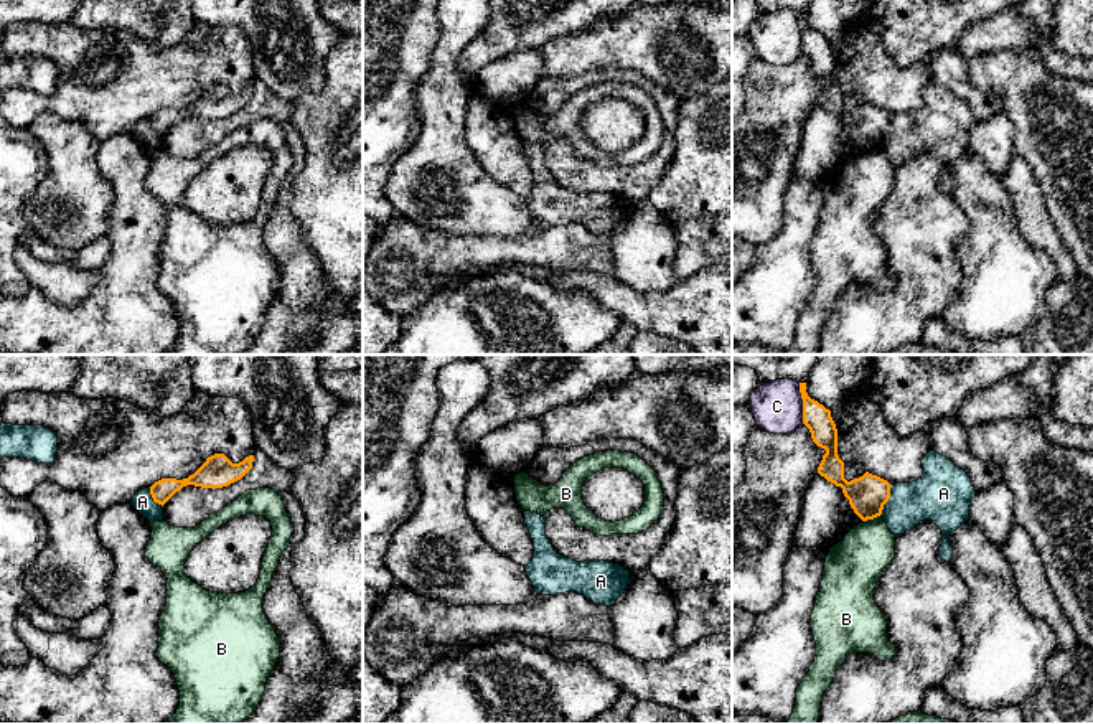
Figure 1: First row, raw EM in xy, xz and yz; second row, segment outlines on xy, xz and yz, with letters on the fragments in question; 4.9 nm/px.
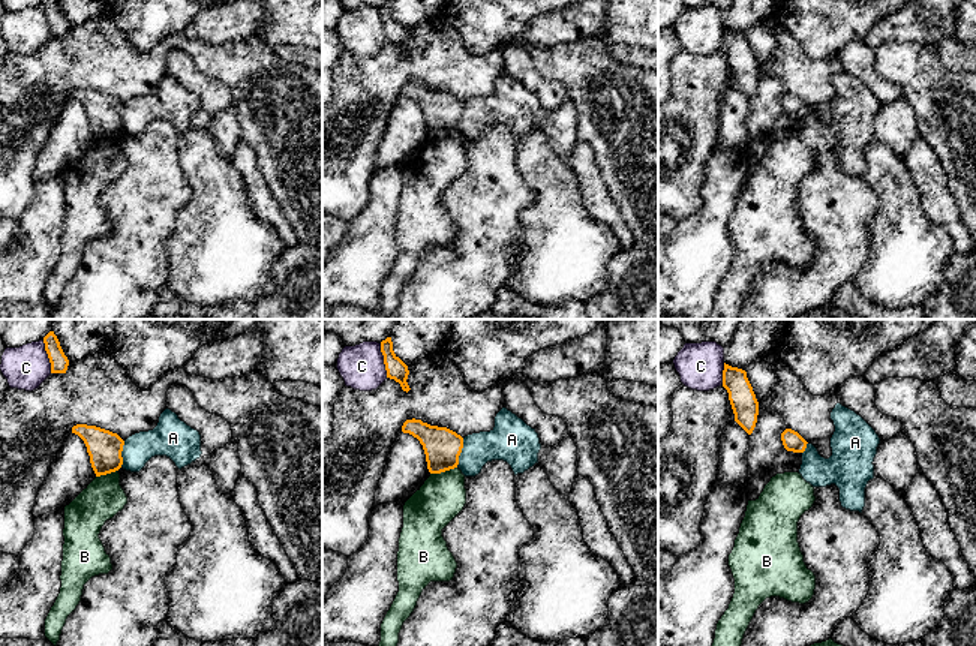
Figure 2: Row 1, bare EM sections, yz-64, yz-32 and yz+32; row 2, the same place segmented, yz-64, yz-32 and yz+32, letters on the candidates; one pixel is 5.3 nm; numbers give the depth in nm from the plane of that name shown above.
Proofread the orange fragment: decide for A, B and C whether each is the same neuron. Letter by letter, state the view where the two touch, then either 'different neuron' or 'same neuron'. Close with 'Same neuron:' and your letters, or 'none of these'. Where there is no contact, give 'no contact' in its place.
A: yz | different neuron
B: yz | different neuron
C: yz | different neuron
Same neuron: none of these

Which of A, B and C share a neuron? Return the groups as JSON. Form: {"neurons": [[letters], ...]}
{"neurons": [["A"], ["B"], ["C"]]}

